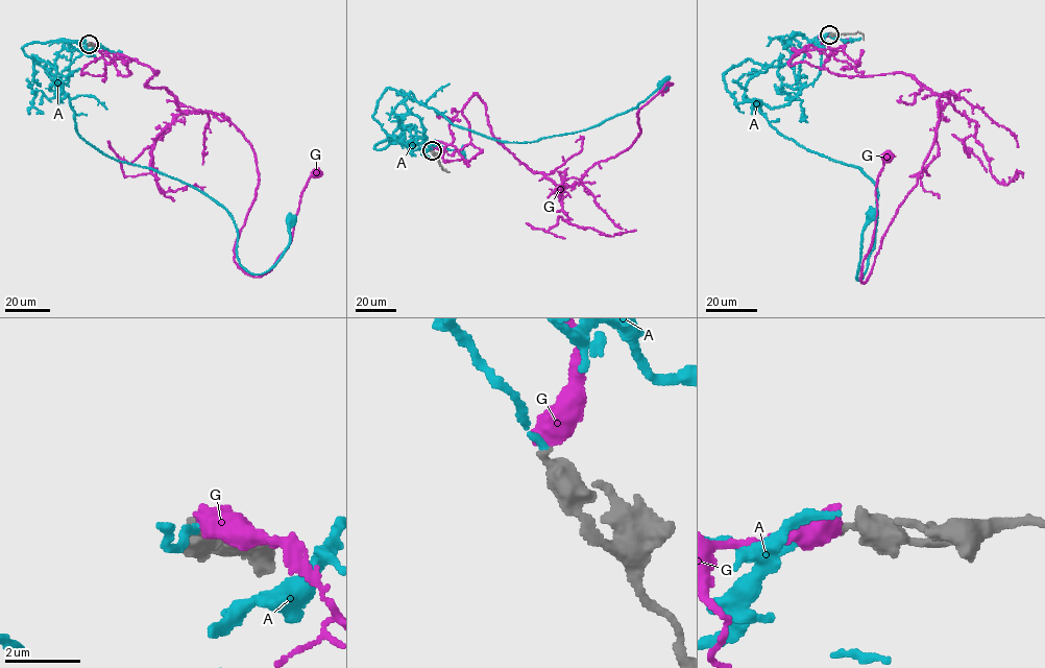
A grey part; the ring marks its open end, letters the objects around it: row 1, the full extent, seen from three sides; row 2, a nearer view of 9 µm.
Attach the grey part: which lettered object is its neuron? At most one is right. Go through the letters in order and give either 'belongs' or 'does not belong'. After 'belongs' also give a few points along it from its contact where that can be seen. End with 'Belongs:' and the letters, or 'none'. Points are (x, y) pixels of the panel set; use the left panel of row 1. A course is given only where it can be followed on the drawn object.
A: belongs; it runs (89, 44), (23, 48), (55, 69), (79, 135), (210, 196), (233, 218), (250, 272), (276, 262), (291, 217)
G: does not belong
Belongs: A

